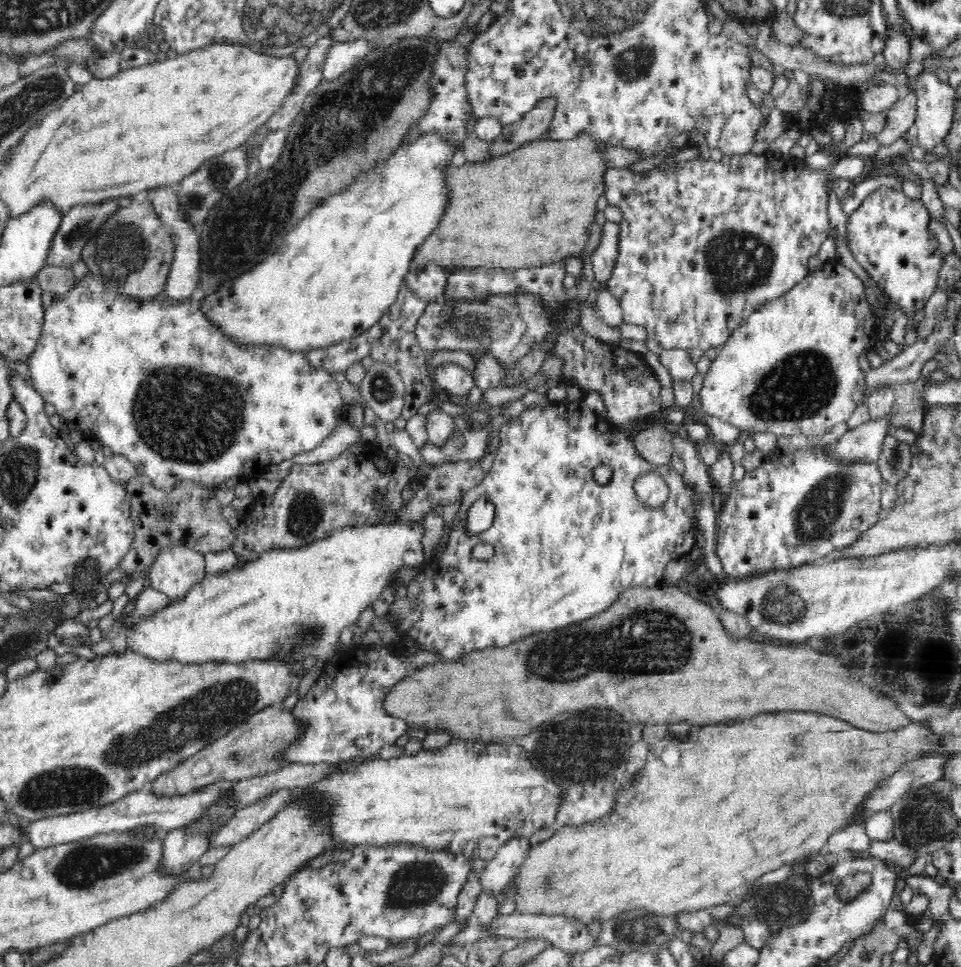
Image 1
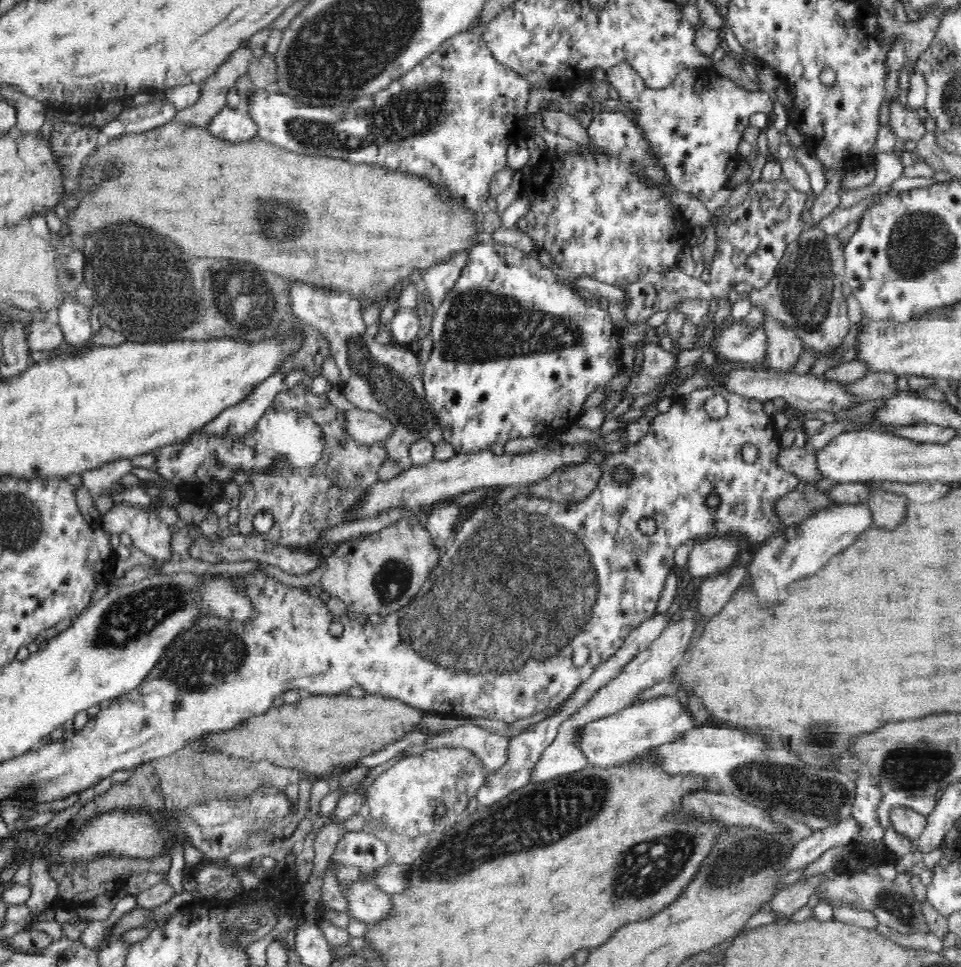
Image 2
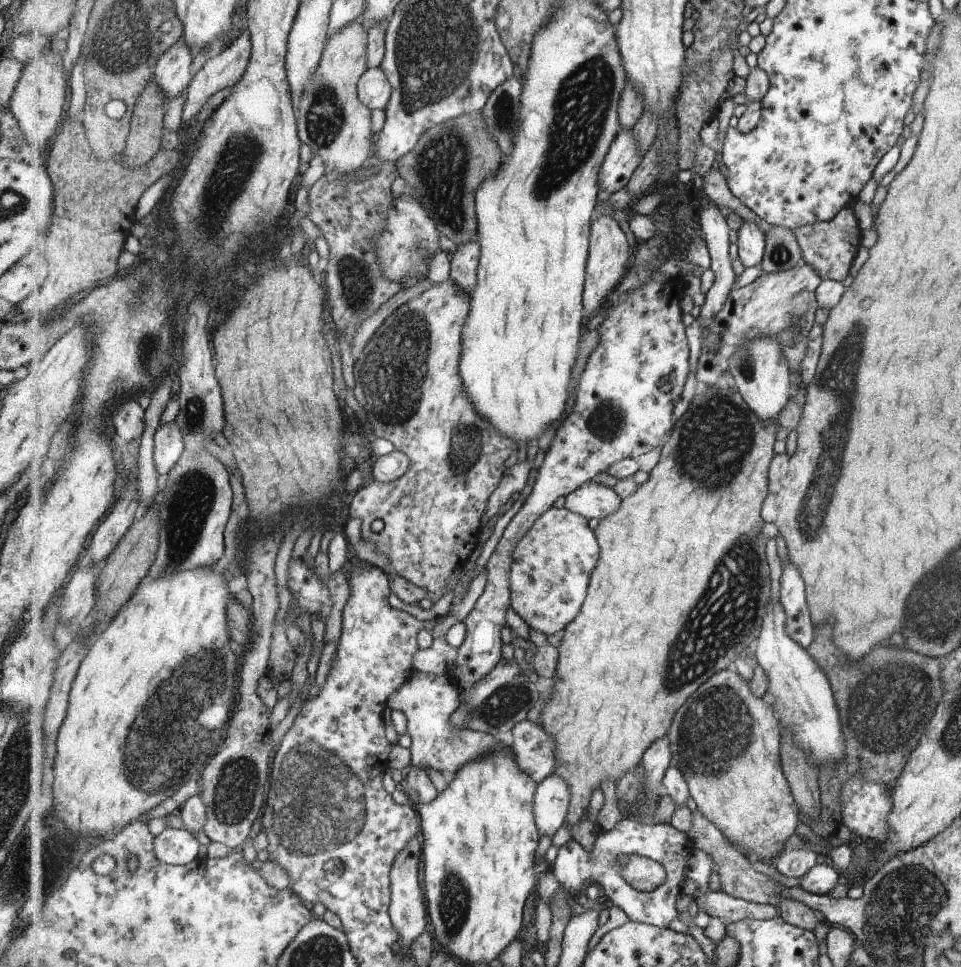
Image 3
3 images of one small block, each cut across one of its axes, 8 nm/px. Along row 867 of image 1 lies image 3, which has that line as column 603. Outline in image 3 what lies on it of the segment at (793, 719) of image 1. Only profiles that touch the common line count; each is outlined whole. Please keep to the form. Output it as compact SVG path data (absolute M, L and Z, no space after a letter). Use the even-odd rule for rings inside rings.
M724 382L715 385L715 387L702 387L701 393L698 391L698 394L694 396L694 399L689 404L686 412L676 422L669 440L662 448L660 461L652 470L647 482L640 486L639 490L637 490L637 493L634 496L631 496L631 498L623 501L623 505L621 506L619 512L609 516L606 520L601 521L599 526L596 528L595 532L601 549L598 567L595 568L595 571L590 577L590 588L588 589L588 596L586 597L586 603L583 604L582 612L566 627L564 630L564 637L562 638L561 644L558 647L558 670L553 679L554 693L550 699L547 699L546 702L542 701L540 705L542 720L541 724L550 736L554 736L554 740L557 742L556 756L558 757L558 764L555 773L567 782L571 792L572 798L570 801L570 808L568 810L568 816L571 821L581 820L586 817L587 810L589 810L589 806L591 806L591 796L593 796L593 792L595 792L595 790L602 789L603 782L611 780L617 784L617 782L621 781L628 773L635 773L644 761L644 755L647 753L647 750L657 740L668 736L670 729L674 724L674 719L677 712L687 703L687 700L690 700L689 696L691 696L693 692L697 692L697 690L699 690L699 688L701 688L701 686L703 686L703 684L705 684L711 676L715 676L717 672L721 672L723 668L727 668L727 666L729 666L729 662L733 662L733 660L735 660L741 652L745 652L747 646L749 646L751 642L758 641L767 613L766 609L770 606L771 570L769 570L769 562L767 562L767 538L762 534L762 525L764 522L763 518L761 518L761 506L763 506L763 502L765 502L765 497L767 494L770 493L770 465L776 456L773 446L775 446L775 442L777 442L783 434L780 427L777 425L777 422L763 423L755 415L755 412L751 410L750 406L747 405L747 402L743 399L743 396L738 390L731 390L731 388L728 388Z

